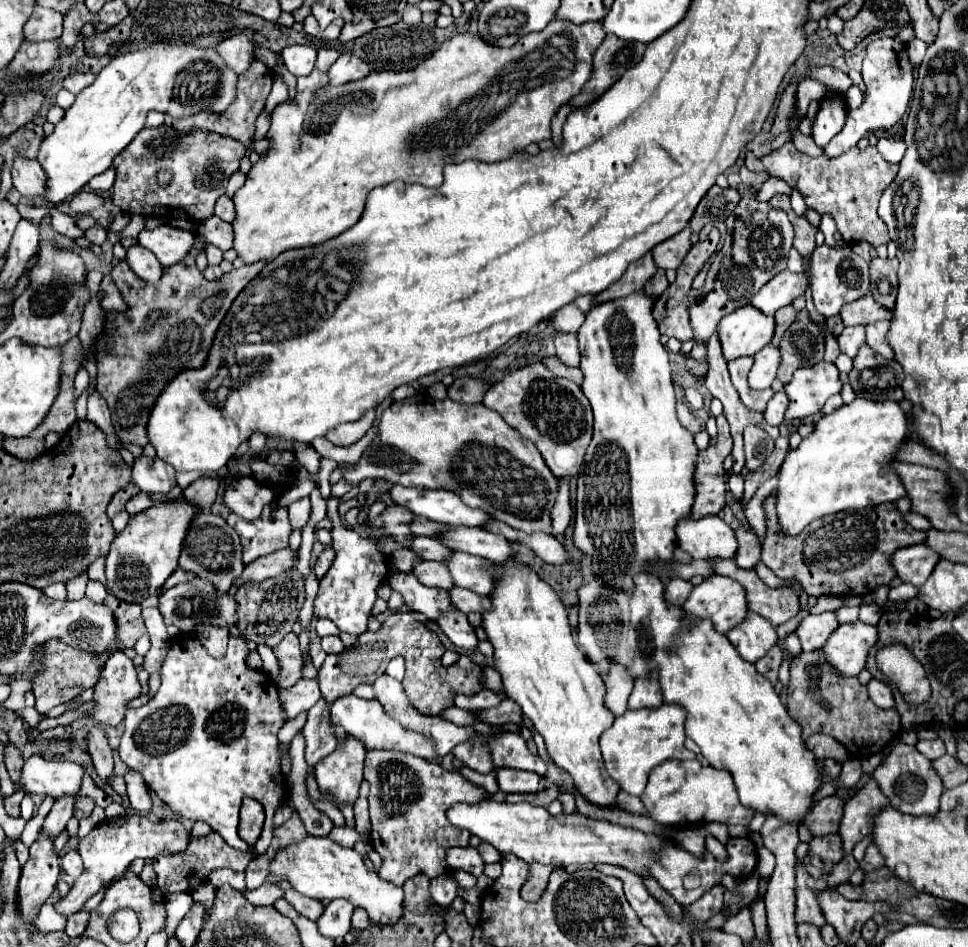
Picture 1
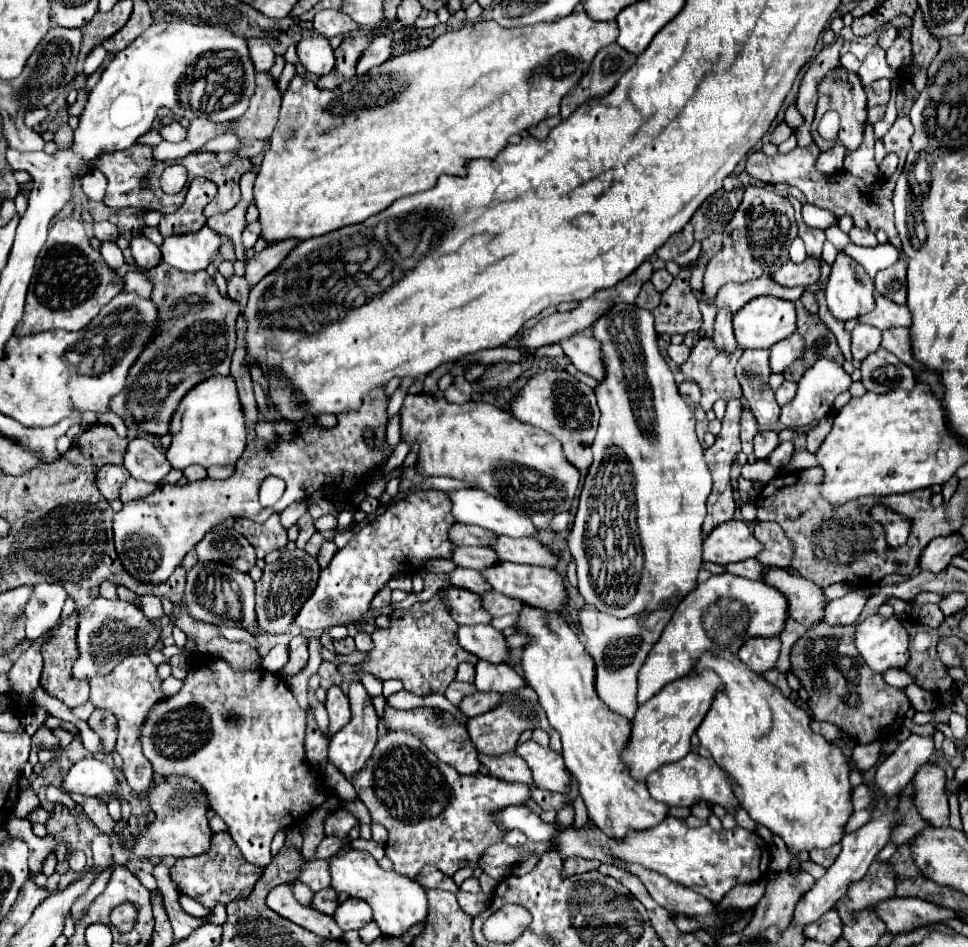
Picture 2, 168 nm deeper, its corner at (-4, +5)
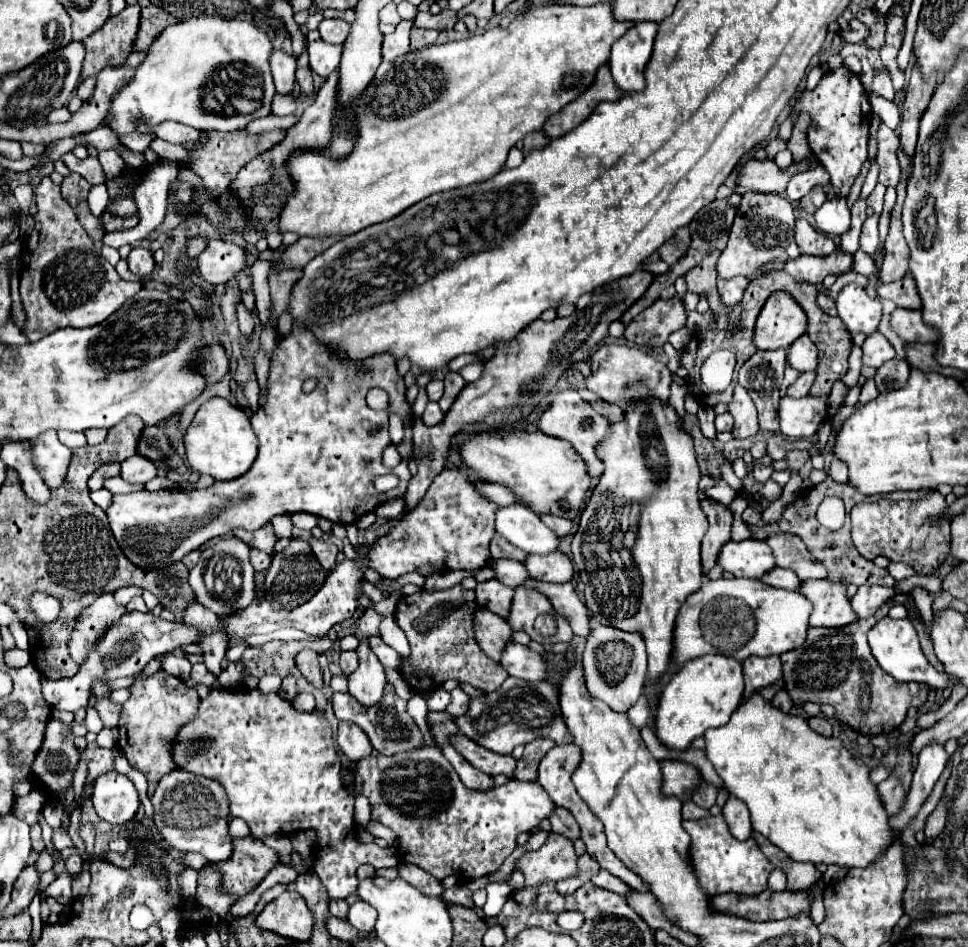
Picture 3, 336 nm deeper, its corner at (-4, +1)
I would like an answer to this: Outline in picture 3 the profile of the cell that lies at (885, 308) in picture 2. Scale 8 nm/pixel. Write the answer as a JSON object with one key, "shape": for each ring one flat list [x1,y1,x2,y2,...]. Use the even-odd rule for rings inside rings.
{"shape":[[895,309,893,317,891,317,891,327,895,329,895,333,909,343,927,343,939,341,939,331,931,325,923,323,921,311,911,311,911,309]]}

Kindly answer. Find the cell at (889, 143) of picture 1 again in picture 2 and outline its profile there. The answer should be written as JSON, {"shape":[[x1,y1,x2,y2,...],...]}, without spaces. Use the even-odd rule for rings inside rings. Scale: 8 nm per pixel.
{"shape":[[887,153,887,155,883,157,881,165,879,165,879,171,881,171,881,175,887,179,887,177,893,175,895,169,897,169,897,155,895,155,895,153]]}

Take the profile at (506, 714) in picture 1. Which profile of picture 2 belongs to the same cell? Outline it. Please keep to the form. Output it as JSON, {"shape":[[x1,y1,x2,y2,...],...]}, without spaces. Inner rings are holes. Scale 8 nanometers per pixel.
{"shape":[[475,693,471,697,465,697,459,703,459,709,467,717,477,717,477,715,483,715,485,711,491,711,493,707,497,707,497,703,501,703,499,693]]}

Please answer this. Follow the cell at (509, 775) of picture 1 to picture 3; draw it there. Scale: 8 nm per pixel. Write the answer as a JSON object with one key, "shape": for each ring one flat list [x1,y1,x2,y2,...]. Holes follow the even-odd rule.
{"shape":[[457,733,453,735,453,747,457,747,457,751,479,771,487,773,487,775,507,775,511,777,513,775,513,769,515,769,515,759,511,755,497,755,497,753,491,753,491,751,485,751,481,745,473,743,471,739,467,739,465,735]]}

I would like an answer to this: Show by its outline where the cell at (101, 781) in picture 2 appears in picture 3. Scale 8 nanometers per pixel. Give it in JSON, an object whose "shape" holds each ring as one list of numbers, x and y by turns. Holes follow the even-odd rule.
{"shape":[[117,771,103,773,95,779,95,793,91,801,97,815,113,825,133,821,141,805,133,781]]}

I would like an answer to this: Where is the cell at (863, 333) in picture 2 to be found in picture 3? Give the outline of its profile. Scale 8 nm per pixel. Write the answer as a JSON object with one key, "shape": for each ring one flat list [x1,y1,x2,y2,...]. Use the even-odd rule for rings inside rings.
{"shape":[[879,331,869,335,863,345,863,365,881,367,881,363,887,363,889,359,895,359,893,345]]}

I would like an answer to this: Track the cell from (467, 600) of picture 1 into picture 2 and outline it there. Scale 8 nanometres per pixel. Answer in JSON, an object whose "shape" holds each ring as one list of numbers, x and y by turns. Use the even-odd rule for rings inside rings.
{"shape":[[485,591,485,595,481,595,481,603,491,617,503,617,507,613,519,613,519,609,523,607,523,601,505,597,497,591]]}

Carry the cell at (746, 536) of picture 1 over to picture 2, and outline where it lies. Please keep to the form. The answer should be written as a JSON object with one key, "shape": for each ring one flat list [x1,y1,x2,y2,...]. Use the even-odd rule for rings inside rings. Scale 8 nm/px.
{"shape":[[757,521,753,527,753,533,757,541,763,545,761,553,755,557,763,565,773,565,773,567,789,567,791,561,791,543,789,539,783,541,783,529,777,523,771,521]]}

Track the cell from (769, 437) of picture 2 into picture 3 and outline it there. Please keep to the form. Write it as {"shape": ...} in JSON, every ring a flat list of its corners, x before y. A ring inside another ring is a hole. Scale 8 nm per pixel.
{"shape":[[771,435,769,439,767,439,767,455,773,459,773,461,779,461,779,459,785,459,785,455,791,451,791,449,805,449,805,447,809,447,811,443,807,443,807,441,795,441,795,443,791,443,791,441,787,441,783,435]]}

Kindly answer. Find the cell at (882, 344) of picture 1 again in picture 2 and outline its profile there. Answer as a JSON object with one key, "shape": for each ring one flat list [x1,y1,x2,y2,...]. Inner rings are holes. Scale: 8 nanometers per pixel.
{"shape":[[893,327,893,329,885,329,883,331,883,339,881,339,881,347,885,347,887,351,891,351,897,359,901,359,903,363,907,363,915,373,921,373,923,367,917,365,917,361,911,355,911,345,909,345,909,329,905,327]]}

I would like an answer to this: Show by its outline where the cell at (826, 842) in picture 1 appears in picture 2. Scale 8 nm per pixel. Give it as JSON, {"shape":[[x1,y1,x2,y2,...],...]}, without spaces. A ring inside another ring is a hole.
{"shape":[[837,843,837,845,829,847,829,851,811,851,811,853,809,853,809,857,811,857,811,861,815,861,817,865,831,867,831,865,833,865,833,861,837,859,839,851,841,851,841,845]]}

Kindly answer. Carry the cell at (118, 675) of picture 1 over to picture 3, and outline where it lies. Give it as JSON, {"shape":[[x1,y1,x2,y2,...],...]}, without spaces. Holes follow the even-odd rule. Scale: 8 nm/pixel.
{"shape":[[159,671,149,679,137,681,131,685,131,697,123,705,123,713,119,719,119,747,127,755,129,763,143,771,149,779,149,795,155,791,159,779,169,771,175,771,177,765,173,763,171,749,177,741,177,731,197,715,199,707,199,693,187,687,181,679]]}

